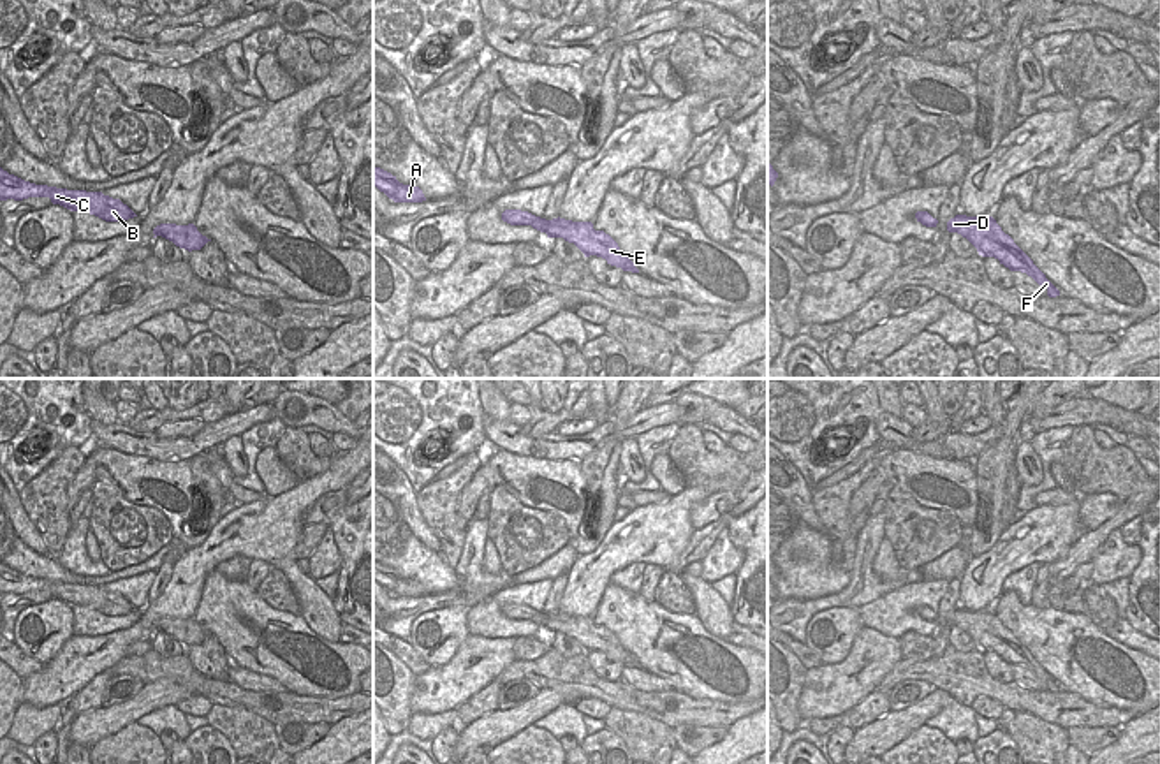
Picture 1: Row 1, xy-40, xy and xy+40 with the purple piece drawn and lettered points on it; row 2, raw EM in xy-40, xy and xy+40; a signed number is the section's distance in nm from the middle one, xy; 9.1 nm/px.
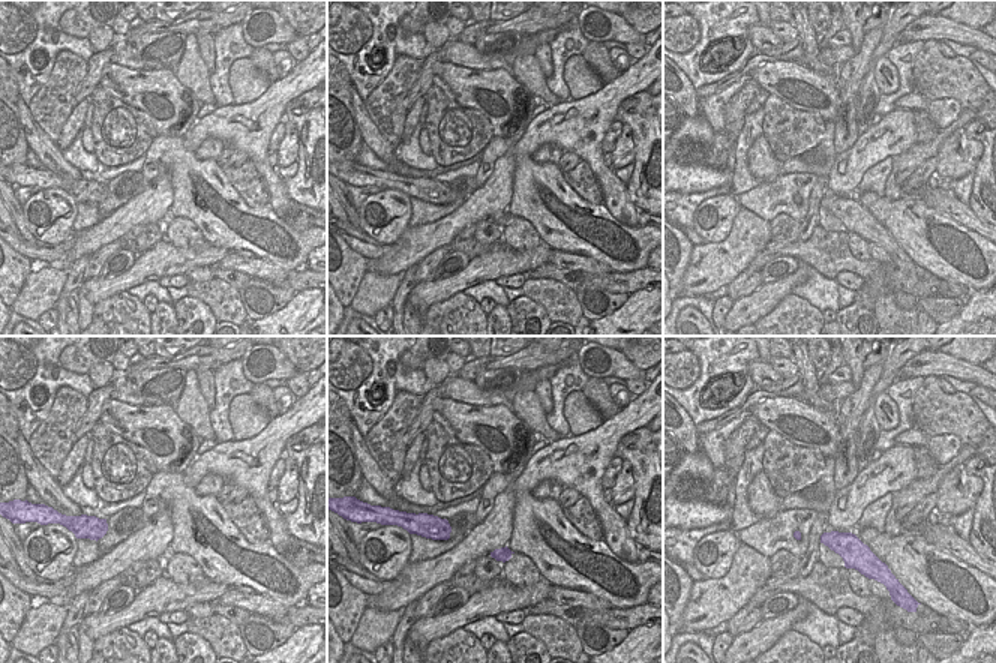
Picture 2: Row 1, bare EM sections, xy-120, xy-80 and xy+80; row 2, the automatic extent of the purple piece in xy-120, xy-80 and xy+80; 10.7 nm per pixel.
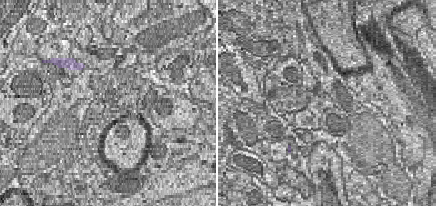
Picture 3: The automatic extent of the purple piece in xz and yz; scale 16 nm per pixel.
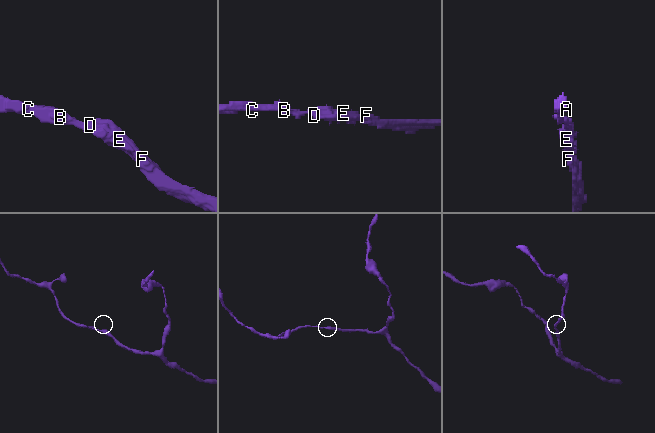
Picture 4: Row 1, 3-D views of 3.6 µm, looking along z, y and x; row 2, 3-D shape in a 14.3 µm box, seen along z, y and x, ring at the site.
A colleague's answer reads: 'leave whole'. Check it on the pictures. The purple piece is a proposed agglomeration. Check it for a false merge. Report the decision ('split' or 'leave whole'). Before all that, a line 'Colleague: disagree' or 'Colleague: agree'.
Colleague: agree
leave whole

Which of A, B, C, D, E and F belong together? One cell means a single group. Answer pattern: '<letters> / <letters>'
A B C D E F

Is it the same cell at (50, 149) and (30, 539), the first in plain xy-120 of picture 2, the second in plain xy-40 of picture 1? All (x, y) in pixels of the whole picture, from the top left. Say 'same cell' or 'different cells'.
same cell

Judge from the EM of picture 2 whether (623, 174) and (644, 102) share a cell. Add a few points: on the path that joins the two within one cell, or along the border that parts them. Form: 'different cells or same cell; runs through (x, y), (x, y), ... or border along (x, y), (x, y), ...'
different cells; border along (635, 164), (626, 185)

